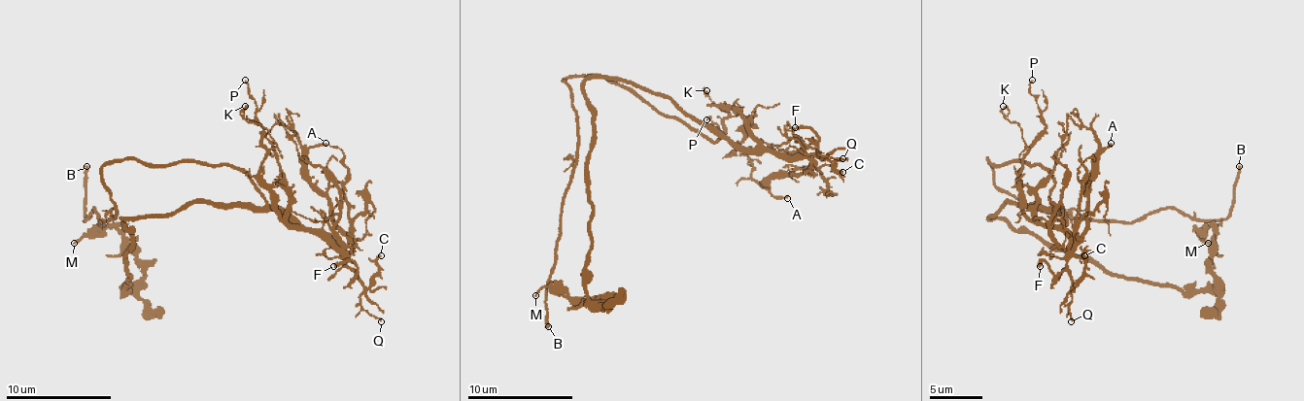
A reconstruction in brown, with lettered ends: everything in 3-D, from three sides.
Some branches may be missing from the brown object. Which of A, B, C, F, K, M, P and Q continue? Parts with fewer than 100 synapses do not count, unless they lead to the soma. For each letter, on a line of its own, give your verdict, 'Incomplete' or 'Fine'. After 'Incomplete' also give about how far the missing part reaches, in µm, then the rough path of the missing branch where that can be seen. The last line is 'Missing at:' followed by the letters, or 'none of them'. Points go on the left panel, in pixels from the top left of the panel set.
A: Fine
B: Incomplete. Missing length about 7 µm. Course of what is missing: (86, 166), (86, 138), (95, 130), (108, 130), (116, 121)
C: Fine
F: Fine
K: Fine
M: Fine
P: Fine
Q: Fine
Missing at: B

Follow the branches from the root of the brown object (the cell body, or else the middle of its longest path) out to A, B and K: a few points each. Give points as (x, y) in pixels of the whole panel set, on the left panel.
A: (262, 206), (291, 224), (324, 229), (344, 250), (352, 248), (331, 201), (307, 174), (307, 150), (326, 143)
B: (262, 206), (234, 166), (113, 158), (103, 183), (116, 214), (100, 221), (92, 209), (85, 218), (86, 166)
K: (262, 206), (294, 227), (276, 211), (276, 192), (260, 174), (260, 161), (276, 143), (245, 116), (245, 106)

